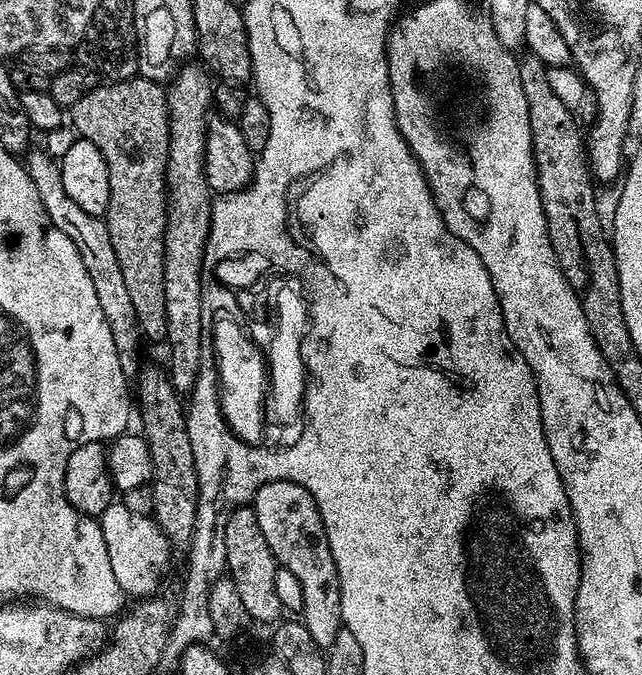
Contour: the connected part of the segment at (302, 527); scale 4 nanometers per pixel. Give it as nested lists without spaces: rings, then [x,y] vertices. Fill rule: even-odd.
[[[279,480],[263,484],[256,491],[254,507],[258,514],[258,526],[262,526],[262,535],[277,565],[290,570],[290,574],[298,578],[298,586],[302,586],[302,610],[299,615],[310,632],[310,638],[321,650],[331,648],[336,635],[342,630],[340,583],[314,498],[302,486],[289,480]]]

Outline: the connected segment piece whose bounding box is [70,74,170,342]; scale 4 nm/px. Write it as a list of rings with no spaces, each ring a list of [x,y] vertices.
[[[138,74],[131,78],[101,82],[97,88],[90,90],[85,96],[79,96],[71,105],[70,124],[76,129],[79,139],[94,142],[94,146],[98,146],[98,150],[102,152],[102,158],[106,158],[106,166],[110,170],[110,206],[106,213],[110,242],[114,242],[114,254],[118,254],[122,278],[126,281],[130,302],[134,302],[134,314],[140,323],[143,339],[164,342],[166,290],[163,246],[168,213],[167,148],[170,142],[165,85],[156,84]]]

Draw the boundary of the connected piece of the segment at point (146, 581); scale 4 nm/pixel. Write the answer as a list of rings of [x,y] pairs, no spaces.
[[[113,502],[106,506],[106,510],[98,518],[102,538],[106,538],[106,554],[110,554],[110,570],[114,570],[114,578],[118,582],[120,591],[132,598],[148,598],[160,584],[160,579],[168,572],[168,555],[174,552],[173,545],[169,544],[166,534],[156,525],[152,516],[130,514],[122,502]]]

